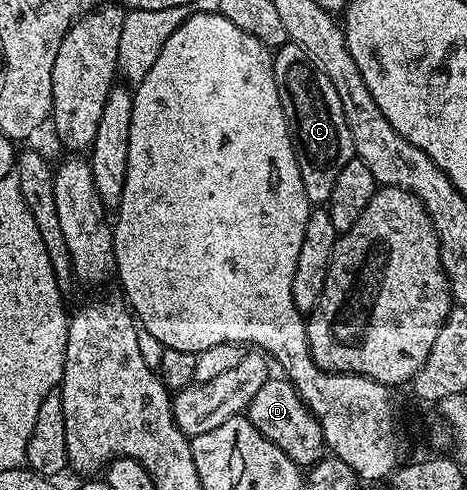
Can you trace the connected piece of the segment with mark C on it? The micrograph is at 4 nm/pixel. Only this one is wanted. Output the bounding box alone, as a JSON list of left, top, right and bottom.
[272,41,354,204]

